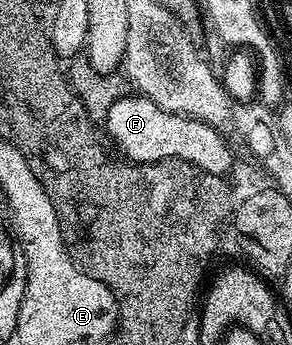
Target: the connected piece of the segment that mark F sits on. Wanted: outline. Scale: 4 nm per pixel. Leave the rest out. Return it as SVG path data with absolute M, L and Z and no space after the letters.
M141 95L121 98L113 103L106 113L105 132L123 149L125 160L141 163L160 159L184 159L192 161L196 167L217 174L229 174L234 153L230 145L221 137L217 128L206 125L196 118L169 113L156 103Z

